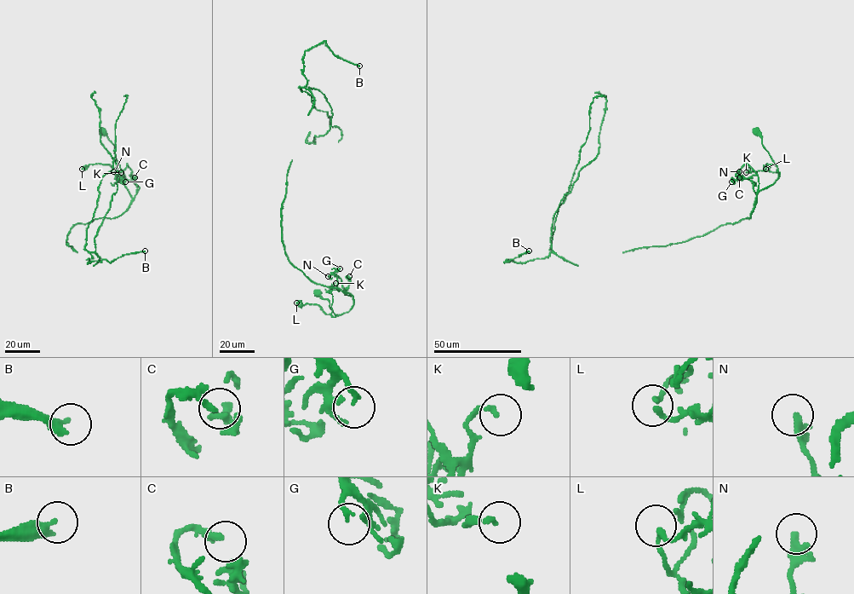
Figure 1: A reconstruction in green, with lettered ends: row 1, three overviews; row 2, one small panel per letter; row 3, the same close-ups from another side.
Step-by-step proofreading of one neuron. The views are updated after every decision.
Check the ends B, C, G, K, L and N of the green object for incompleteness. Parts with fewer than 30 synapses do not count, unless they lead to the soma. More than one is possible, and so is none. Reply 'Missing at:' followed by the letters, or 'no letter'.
Missing at: B

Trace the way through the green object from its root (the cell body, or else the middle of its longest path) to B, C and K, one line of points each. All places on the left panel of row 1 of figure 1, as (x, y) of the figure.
B: (101, 130), (139, 190), (121, 215), (74, 225), (66, 244), (93, 266), (90, 252), (88, 263), (145, 250)
C: (101, 130), (114, 146), (123, 175), (139, 187), (137, 191), (134, 178), (129, 175), (134, 177)
K: (101, 130), (114, 146), (115, 157), (124, 177), (117, 171), (121, 172)

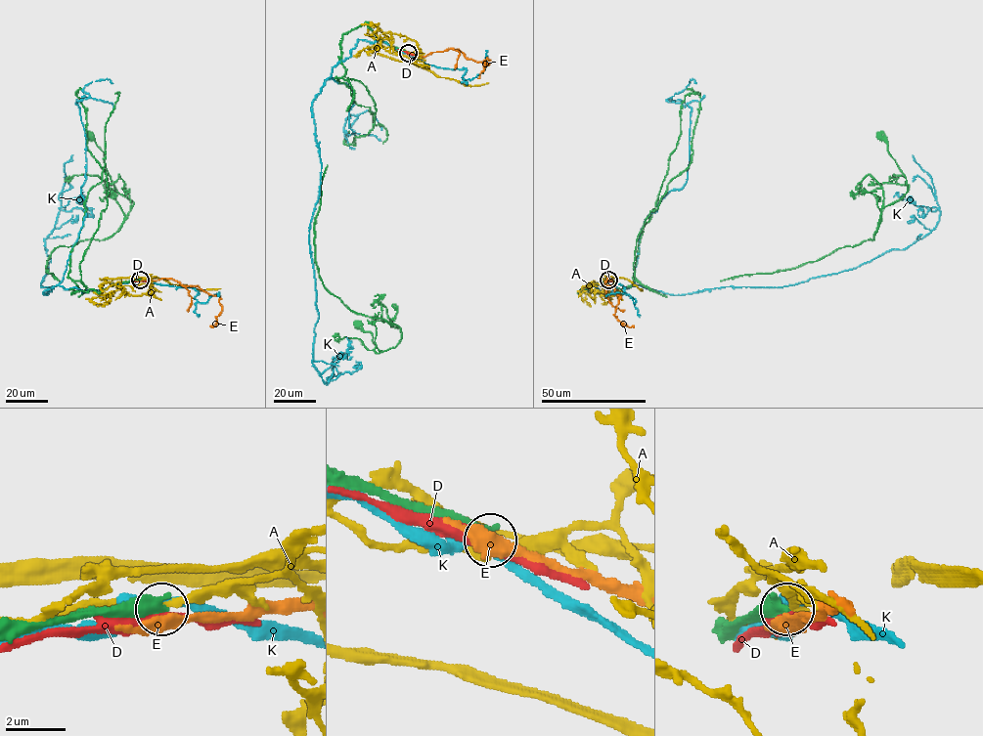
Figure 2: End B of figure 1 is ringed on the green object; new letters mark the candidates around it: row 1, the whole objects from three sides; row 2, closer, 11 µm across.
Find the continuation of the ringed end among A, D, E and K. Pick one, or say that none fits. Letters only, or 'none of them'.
none of them

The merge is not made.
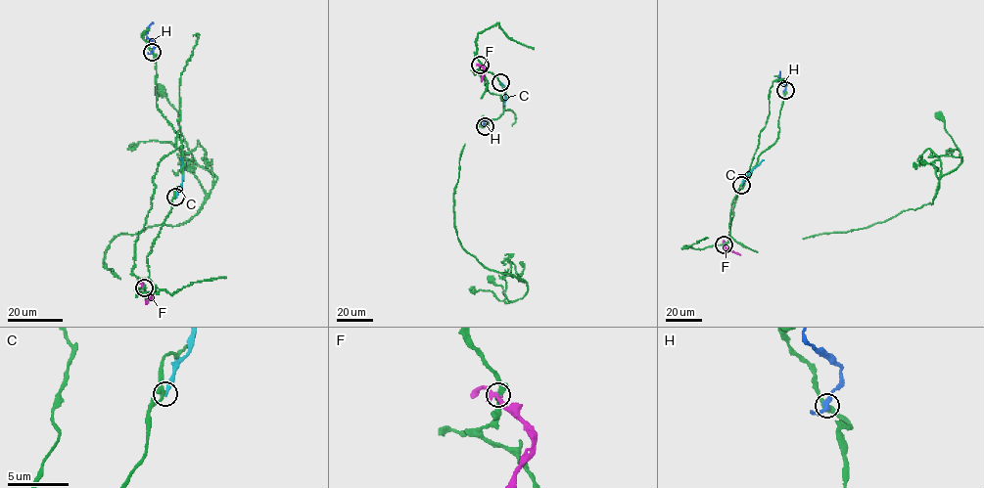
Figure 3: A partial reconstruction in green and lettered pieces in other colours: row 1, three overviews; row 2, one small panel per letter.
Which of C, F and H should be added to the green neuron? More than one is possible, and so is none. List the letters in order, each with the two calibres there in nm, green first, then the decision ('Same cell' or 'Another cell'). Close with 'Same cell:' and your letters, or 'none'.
C: Thickness 380 nm (green) against 280 nm. Another cell
F: Thickness 320 nm (green) against 320 nm. Another cell
H: Thickness 360 nm (green) against 360 nm. Another cell
Same cell: none

